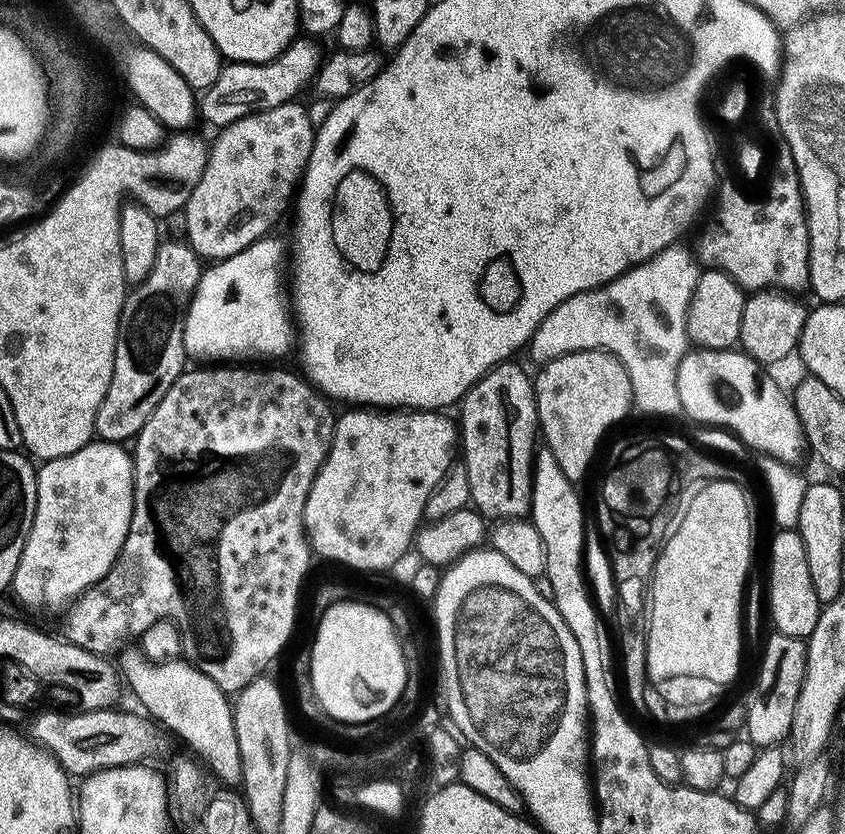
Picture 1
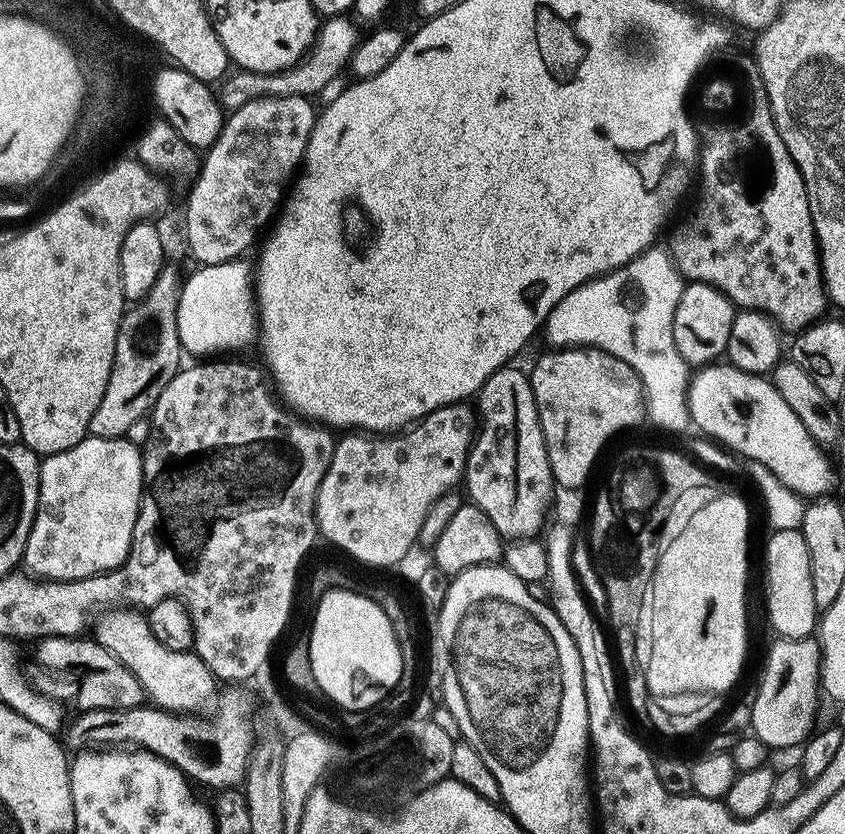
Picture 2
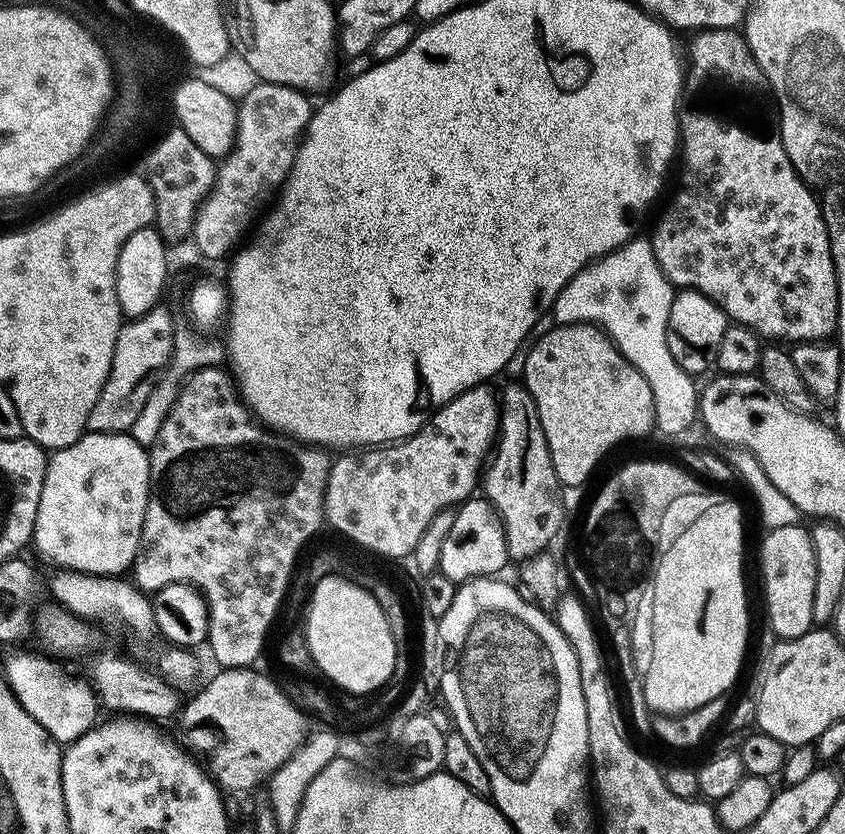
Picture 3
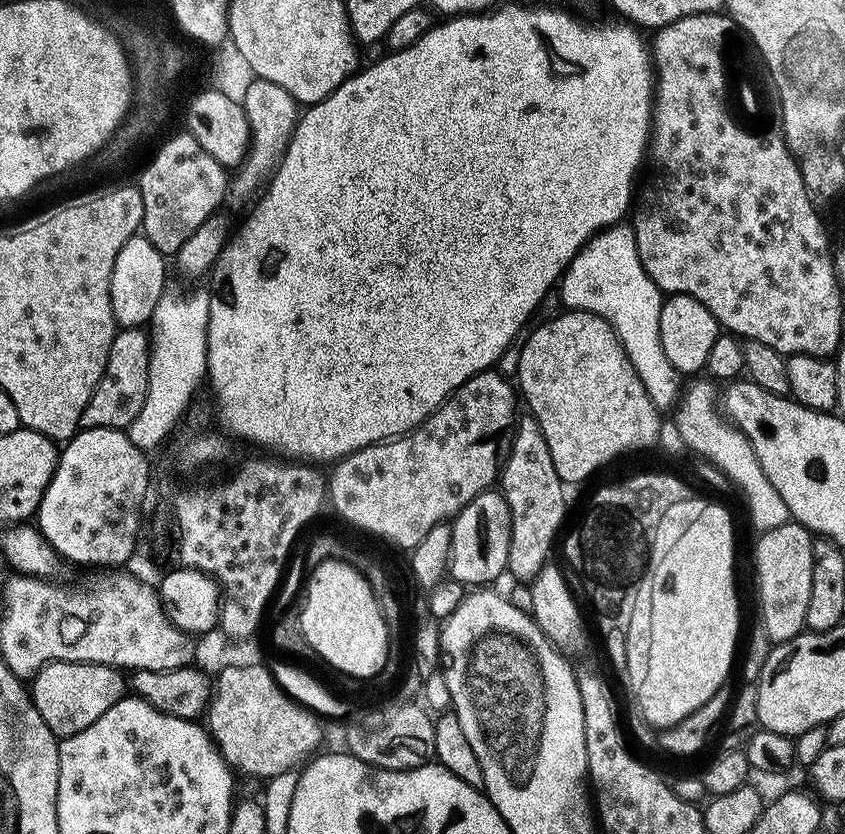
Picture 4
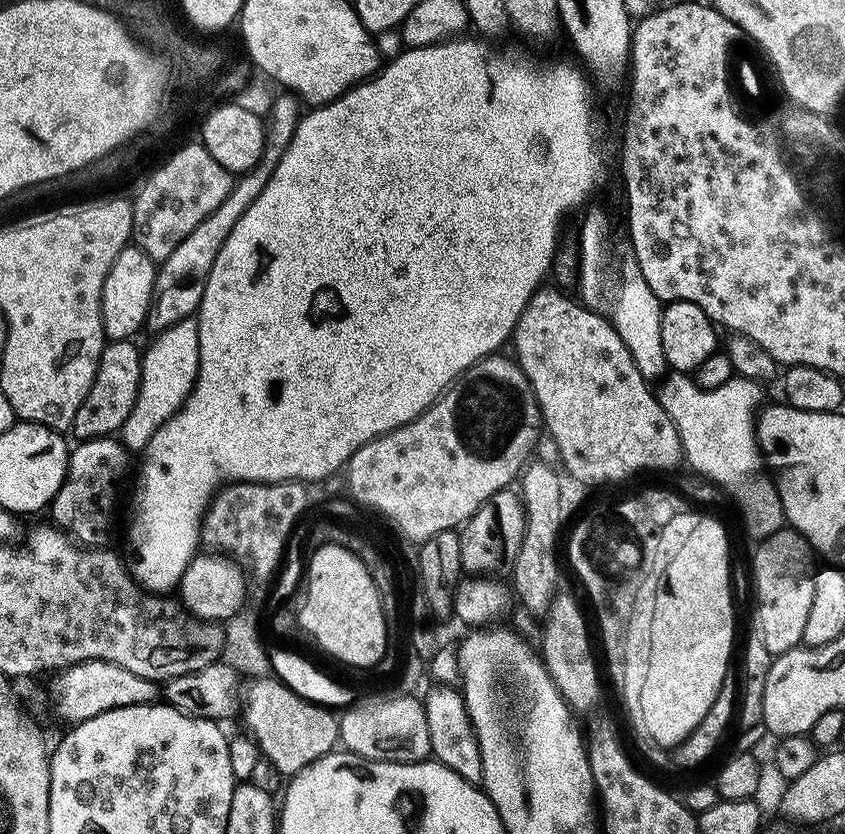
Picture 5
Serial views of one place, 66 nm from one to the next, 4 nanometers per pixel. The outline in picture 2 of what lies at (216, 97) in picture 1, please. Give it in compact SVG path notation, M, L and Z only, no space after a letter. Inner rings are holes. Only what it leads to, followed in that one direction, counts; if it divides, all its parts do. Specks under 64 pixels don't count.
M351 15L327 17L319 25L316 41L294 67L281 72L233 71L219 85L218 99L221 105L225 109L233 110L245 106L246 102L250 102L251 99L260 99L263 96L300 95L309 98L315 97L315 92L322 91L343 68L345 71L349 67L354 50L362 39L360 29L362 29L361 25Z

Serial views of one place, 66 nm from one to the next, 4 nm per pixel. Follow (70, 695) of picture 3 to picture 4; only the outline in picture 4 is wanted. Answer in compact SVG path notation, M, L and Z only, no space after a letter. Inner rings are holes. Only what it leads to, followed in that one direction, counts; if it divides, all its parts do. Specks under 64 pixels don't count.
M49 661L33 677L30 695L43 721L58 738L73 736L92 725L110 706L123 699L126 680L121 676L117 669L107 664Z

